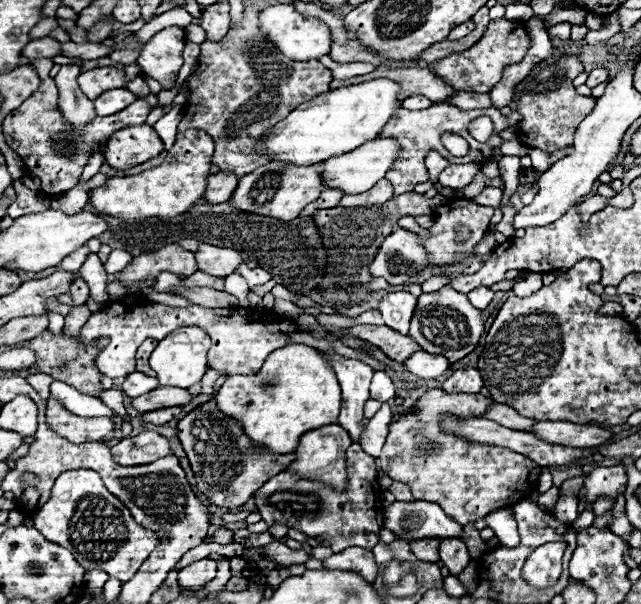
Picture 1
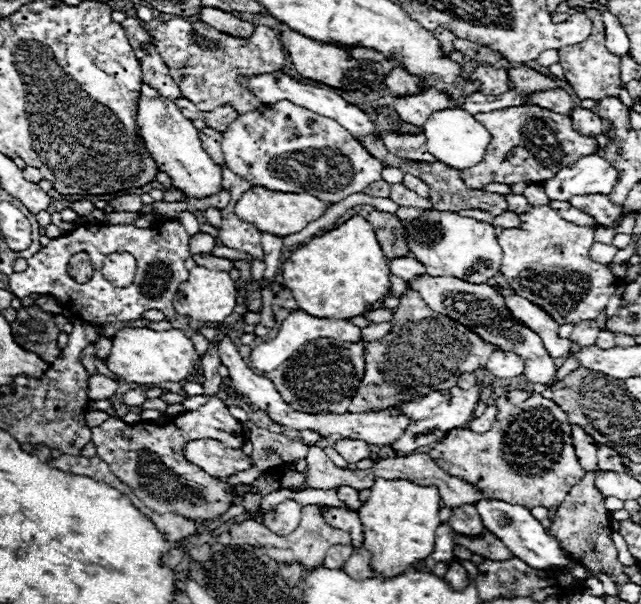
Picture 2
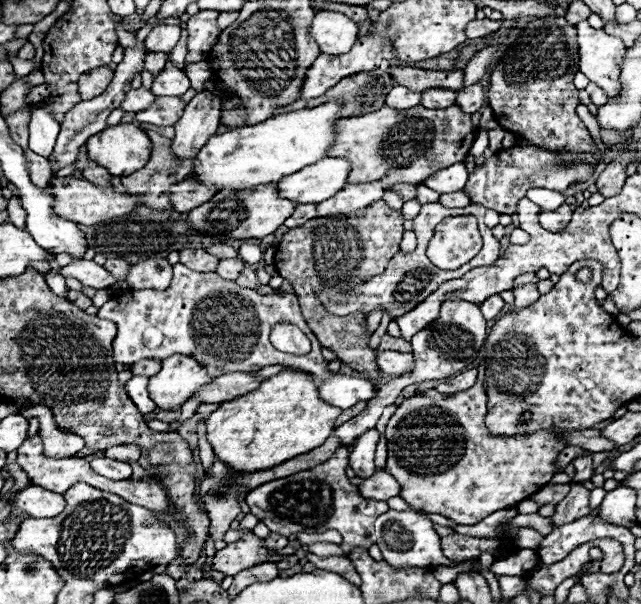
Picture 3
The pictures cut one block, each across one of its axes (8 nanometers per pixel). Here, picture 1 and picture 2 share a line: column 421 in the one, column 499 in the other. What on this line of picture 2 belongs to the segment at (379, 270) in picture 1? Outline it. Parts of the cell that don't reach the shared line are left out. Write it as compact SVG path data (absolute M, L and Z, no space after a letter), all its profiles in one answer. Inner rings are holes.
M430 208L422 210L416 220L404 220L404 228L408 236L408 250L420 264L424 264L430 276L448 274L464 278L464 282L488 282L500 270L502 248L494 234L494 226L488 222Z

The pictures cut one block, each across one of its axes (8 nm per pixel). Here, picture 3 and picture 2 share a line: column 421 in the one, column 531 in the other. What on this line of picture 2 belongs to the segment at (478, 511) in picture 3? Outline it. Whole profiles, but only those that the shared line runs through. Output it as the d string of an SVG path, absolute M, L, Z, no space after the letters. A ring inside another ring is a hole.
M522 390L502 394L496 398L494 406L498 414L488 432L476 434L466 428L452 430L444 442L438 442L430 450L430 456L446 474L478 486L490 498L520 504L528 510L534 506L558 508L570 488L584 476L574 454L572 426L564 410L538 392ZM544 444L550 444L550 448ZM504 446L508 446L508 450L504 450Z

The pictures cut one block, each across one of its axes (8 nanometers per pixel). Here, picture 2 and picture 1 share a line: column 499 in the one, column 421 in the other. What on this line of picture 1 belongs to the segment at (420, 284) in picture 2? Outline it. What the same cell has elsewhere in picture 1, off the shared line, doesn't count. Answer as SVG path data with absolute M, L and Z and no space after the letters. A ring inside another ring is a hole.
M442 286L440 290L422 294L418 298L408 334L420 344L424 352L444 354L450 362L456 362L478 346L482 332L484 332L484 322L480 318L480 310L476 310L468 302L468 296L452 290L450 286Z

